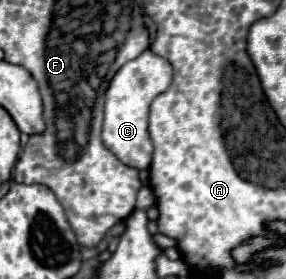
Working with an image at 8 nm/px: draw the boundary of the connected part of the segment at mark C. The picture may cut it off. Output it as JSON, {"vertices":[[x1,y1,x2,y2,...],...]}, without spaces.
{"vertices":[[146,49,136,59,124,63,118,69,118,75,110,81,104,101,104,125,102,125,102,141,114,151,114,155,128,167,148,169,152,163,152,141,148,135,148,109,154,97,164,93,172,83,172,65]]}

